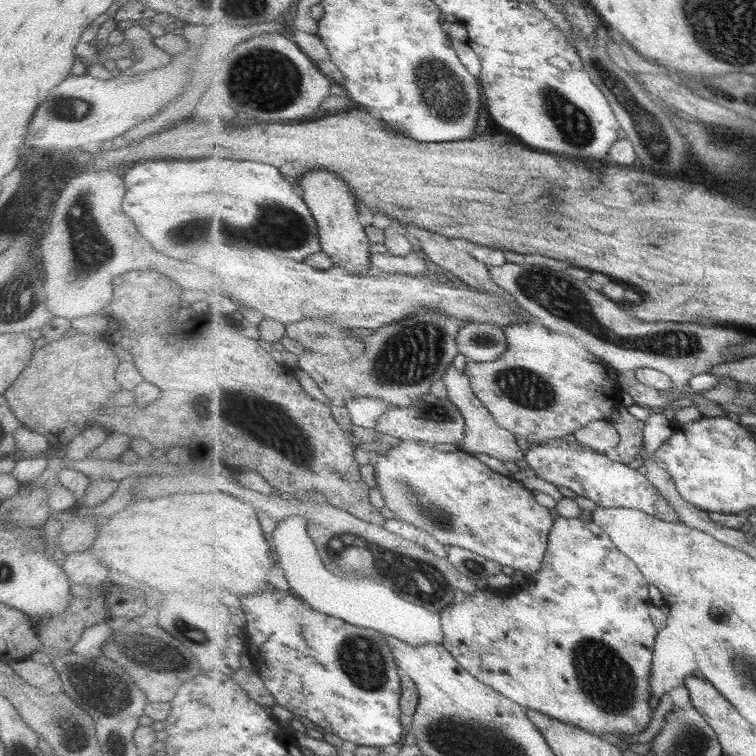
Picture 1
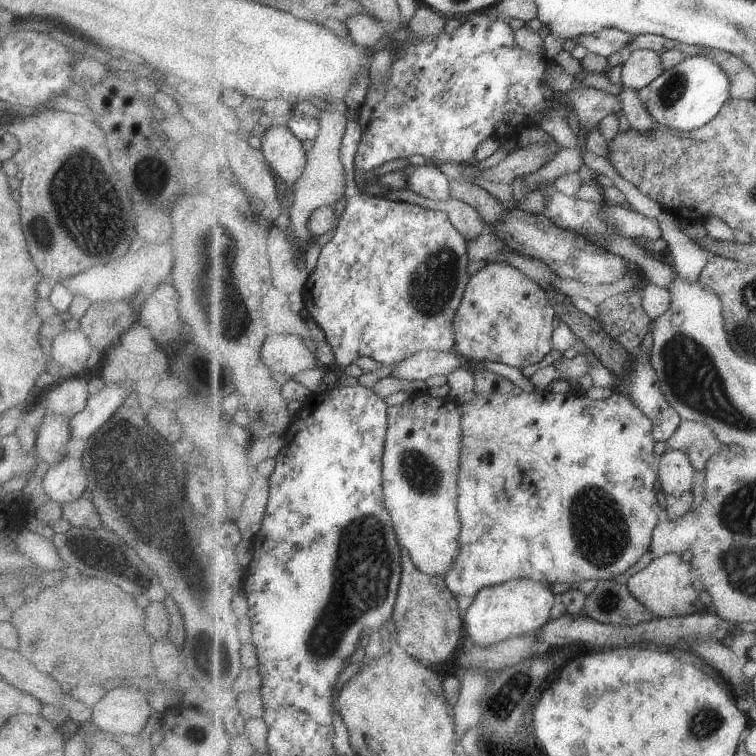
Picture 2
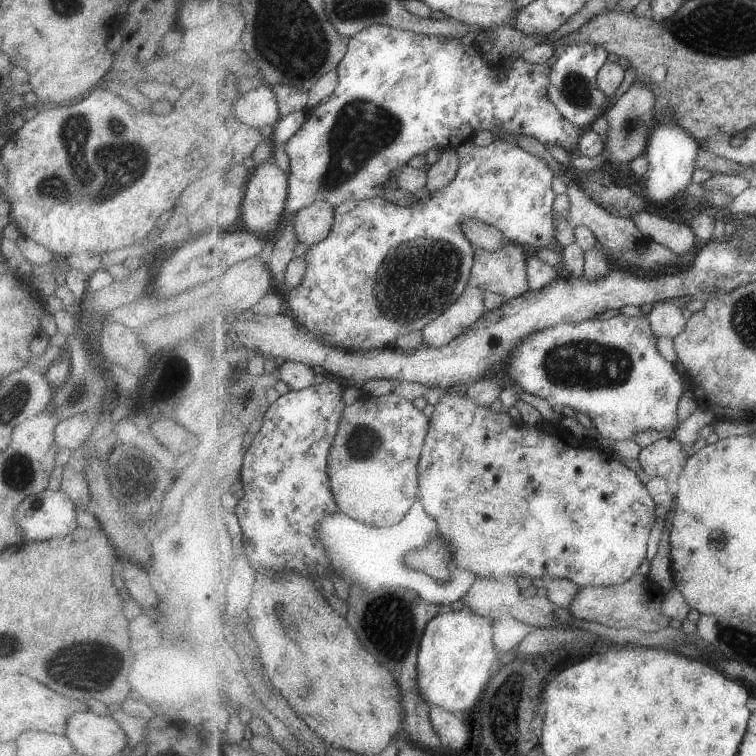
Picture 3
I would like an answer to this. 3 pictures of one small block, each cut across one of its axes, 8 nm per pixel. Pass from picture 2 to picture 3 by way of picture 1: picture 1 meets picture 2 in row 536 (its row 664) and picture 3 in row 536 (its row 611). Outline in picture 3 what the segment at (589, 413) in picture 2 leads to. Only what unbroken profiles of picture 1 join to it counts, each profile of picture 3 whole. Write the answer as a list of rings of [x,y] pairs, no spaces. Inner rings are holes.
[[[442,392],[441,398],[439,402],[435,405],[435,412],[433,412],[433,416],[431,416],[430,422],[430,432],[427,435],[425,446],[422,450],[422,458],[419,463],[419,474],[420,474],[420,490],[421,490],[421,499],[427,512],[437,520],[438,528],[440,529],[441,538],[448,544],[449,548],[453,551],[453,563],[459,568],[465,568],[465,570],[469,570],[475,576],[481,576],[481,578],[495,578],[495,580],[500,580],[501,582],[512,583],[517,579],[518,576],[528,576],[530,579],[540,578],[544,581],[555,580],[555,578],[560,578],[561,580],[570,580],[575,582],[578,586],[581,587],[607,587],[611,585],[619,585],[623,584],[633,578],[635,576],[635,572],[637,572],[637,568],[643,564],[643,560],[645,560],[645,556],[647,556],[647,542],[649,542],[649,534],[651,534],[651,530],[653,530],[653,526],[655,526],[655,522],[657,522],[658,510],[655,504],[655,500],[653,496],[651,496],[650,490],[646,485],[643,485],[643,482],[639,480],[637,474],[627,468],[625,464],[623,464],[623,460],[613,460],[610,452],[605,451],[603,448],[597,446],[597,448],[581,448],[581,444],[571,445],[571,436],[569,436],[569,432],[559,432],[559,429],[555,429],[554,431],[547,432],[543,429],[542,423],[534,426],[532,429],[529,428],[526,424],[518,425],[513,422],[511,416],[509,416],[508,412],[493,412],[489,410],[489,406],[481,406],[481,404],[477,404],[477,402],[473,402],[473,400],[469,400],[467,398],[467,394],[458,395],[457,393],[449,393]]]

